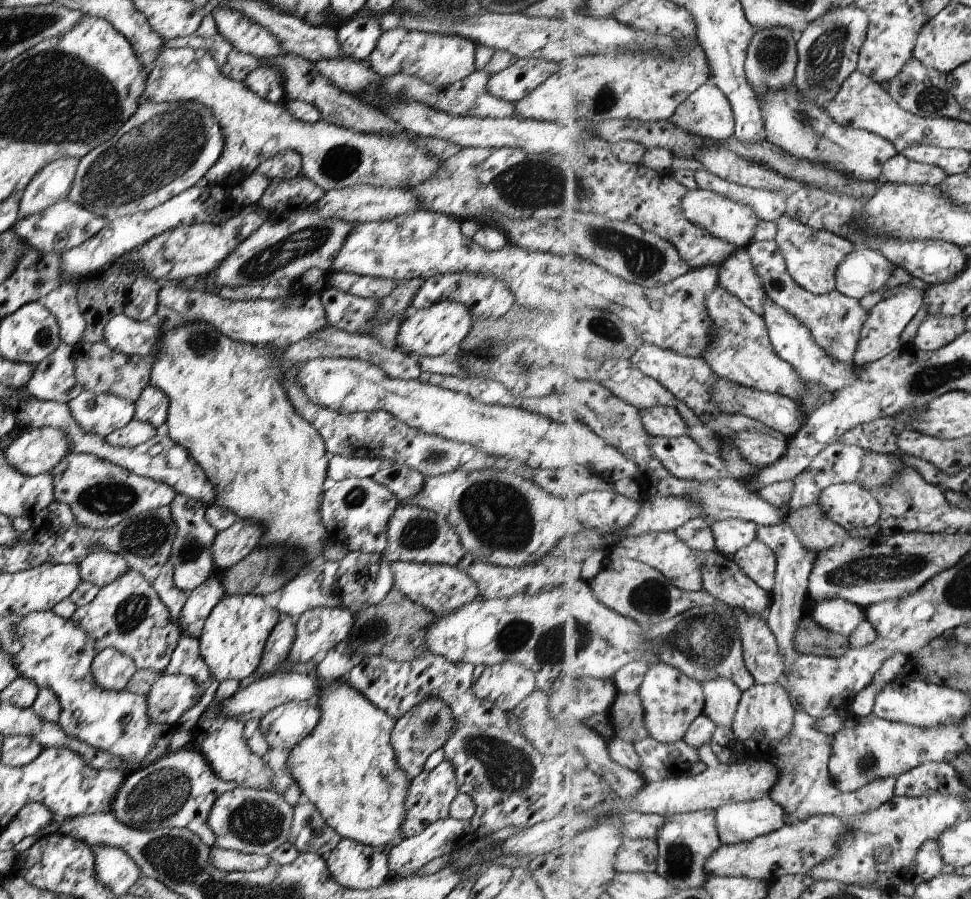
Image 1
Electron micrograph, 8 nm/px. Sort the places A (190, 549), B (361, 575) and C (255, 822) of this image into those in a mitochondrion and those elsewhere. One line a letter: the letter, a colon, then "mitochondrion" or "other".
A: mitochondrion
B: other
C: mitochondrion

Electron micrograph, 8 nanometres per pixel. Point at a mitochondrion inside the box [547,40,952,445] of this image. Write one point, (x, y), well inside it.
(643, 260)

